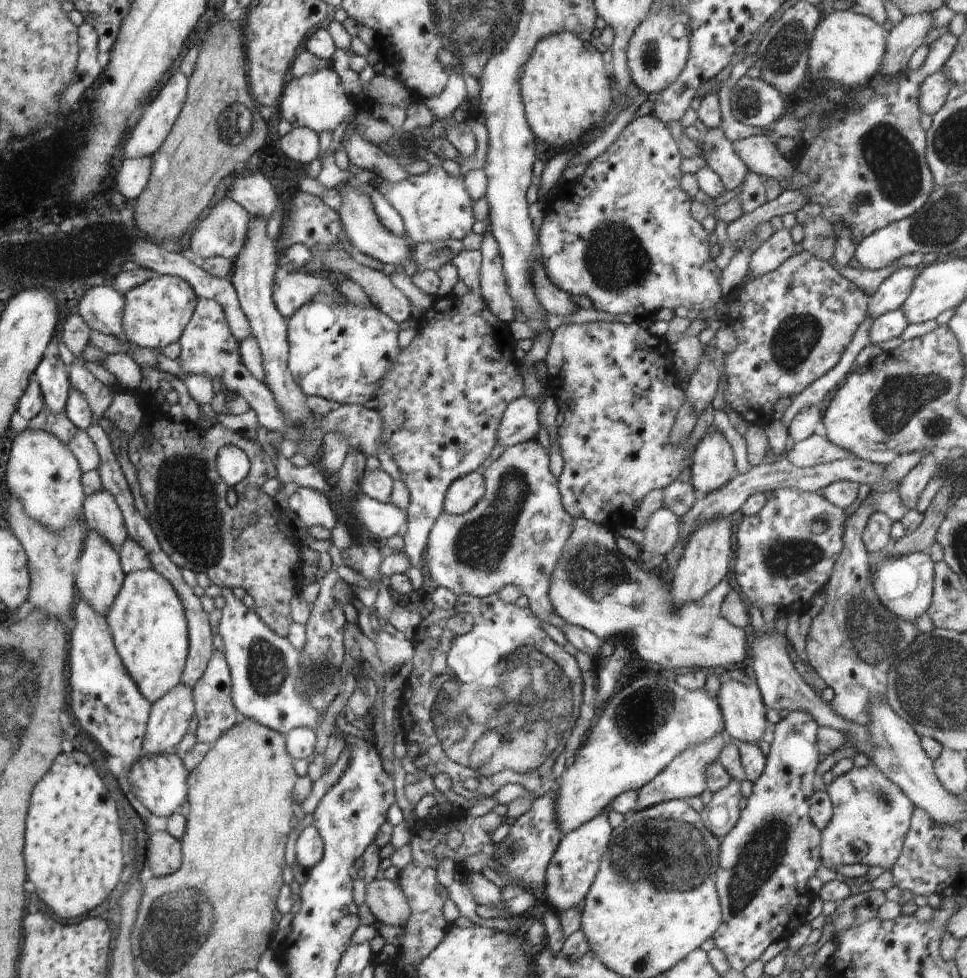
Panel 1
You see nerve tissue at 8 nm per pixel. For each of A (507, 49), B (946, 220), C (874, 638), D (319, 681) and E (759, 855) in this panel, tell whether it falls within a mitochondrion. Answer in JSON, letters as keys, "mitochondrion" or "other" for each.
{"A":"mitochondrion","B":"mitochondrion","C":"mitochondrion","D":"mitochondrion","E":"mitochondrion"}

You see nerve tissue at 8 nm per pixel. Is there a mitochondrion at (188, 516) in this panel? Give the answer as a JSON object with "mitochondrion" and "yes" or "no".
{"mitochondrion":"yes"}

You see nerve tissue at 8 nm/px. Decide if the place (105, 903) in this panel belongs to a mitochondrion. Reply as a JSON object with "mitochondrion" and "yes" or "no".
{"mitochondrion":"no"}

